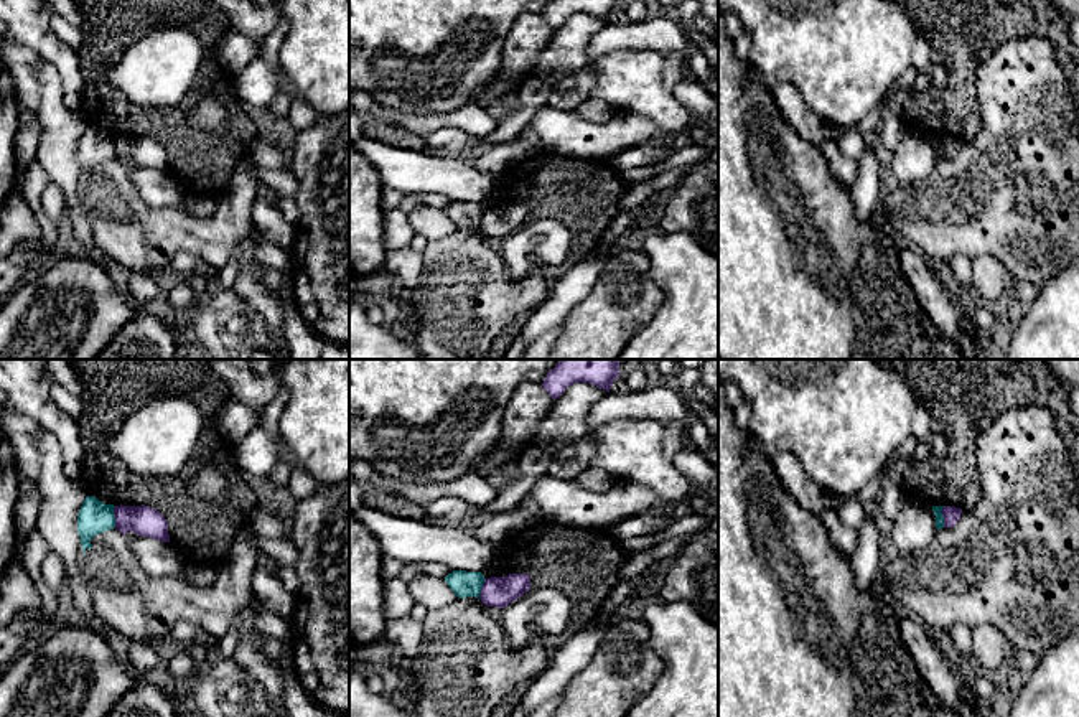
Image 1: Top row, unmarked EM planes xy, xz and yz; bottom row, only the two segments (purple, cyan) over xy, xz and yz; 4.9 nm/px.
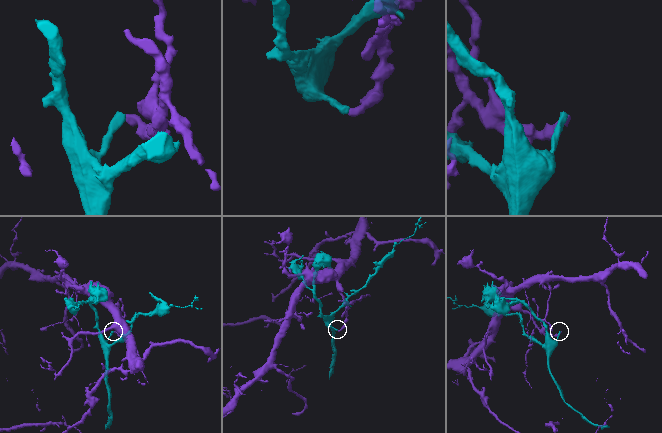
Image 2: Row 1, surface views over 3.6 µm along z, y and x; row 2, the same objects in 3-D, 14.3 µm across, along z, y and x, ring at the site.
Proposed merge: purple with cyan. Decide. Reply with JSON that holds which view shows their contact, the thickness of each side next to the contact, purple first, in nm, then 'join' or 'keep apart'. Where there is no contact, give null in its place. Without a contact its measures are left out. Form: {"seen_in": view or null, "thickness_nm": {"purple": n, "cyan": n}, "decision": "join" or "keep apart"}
{"seen_in": "xy", "thickness_nm": {"purple": 150, "cyan": 160}, "decision": "keep apart"}

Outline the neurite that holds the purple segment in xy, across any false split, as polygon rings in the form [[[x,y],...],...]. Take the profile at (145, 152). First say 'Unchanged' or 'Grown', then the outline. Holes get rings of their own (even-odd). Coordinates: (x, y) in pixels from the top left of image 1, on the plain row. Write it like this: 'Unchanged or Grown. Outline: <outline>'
Unchanged. Outline: [[[115,137],[115,160],[124,166],[132,162],[143,168],[170,173],[168,153],[163,145],[150,137]]]

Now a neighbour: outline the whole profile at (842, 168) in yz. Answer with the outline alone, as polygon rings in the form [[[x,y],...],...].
[[[829,140],[819,145],[820,152],[824,153],[829,170],[835,180],[838,180],[845,188],[852,190],[857,175],[858,165],[852,158],[845,157],[837,142]]]

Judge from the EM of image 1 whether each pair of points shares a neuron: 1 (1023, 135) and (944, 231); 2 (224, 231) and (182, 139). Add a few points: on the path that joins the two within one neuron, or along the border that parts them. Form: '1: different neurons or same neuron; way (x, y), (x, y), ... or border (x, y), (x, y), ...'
1: same neuron; way (1013, 159), (967, 208)
2: different neurons; border (238, 162), (228, 190), (219, 198)

